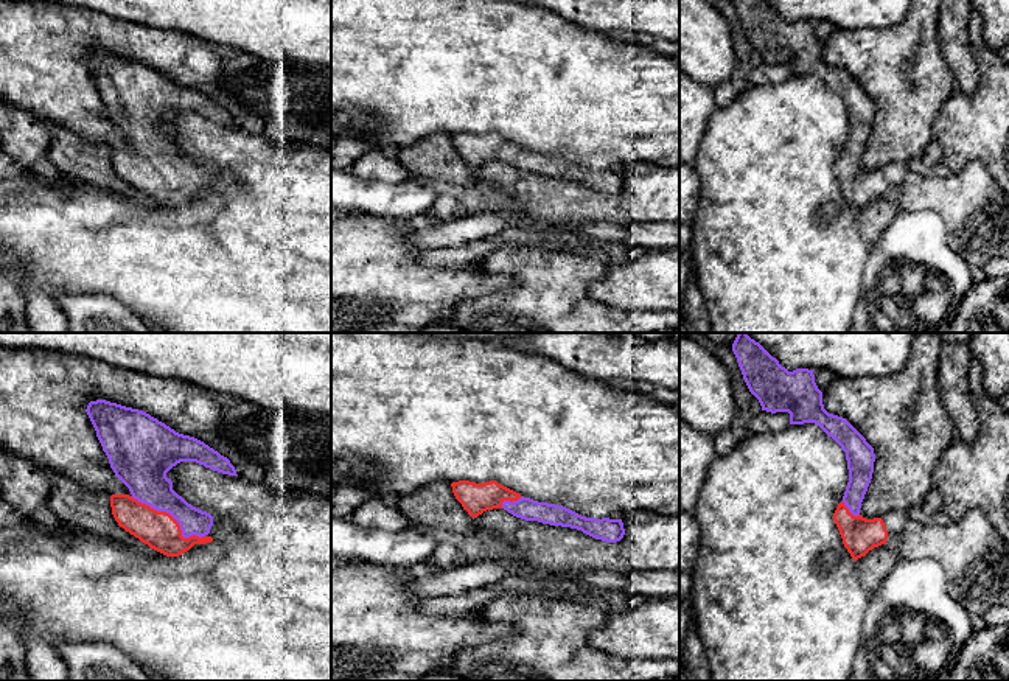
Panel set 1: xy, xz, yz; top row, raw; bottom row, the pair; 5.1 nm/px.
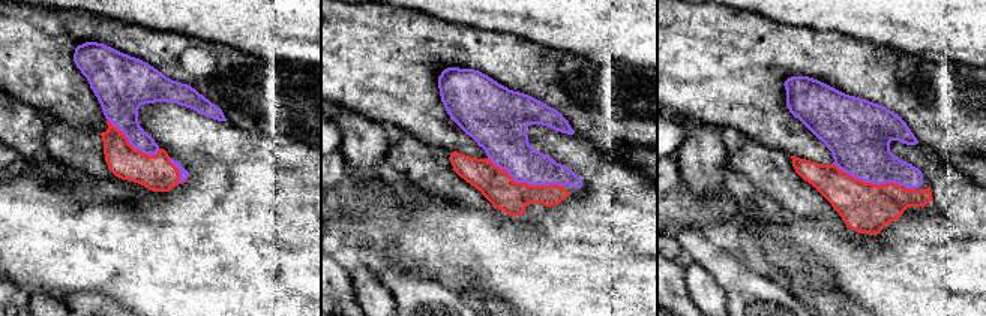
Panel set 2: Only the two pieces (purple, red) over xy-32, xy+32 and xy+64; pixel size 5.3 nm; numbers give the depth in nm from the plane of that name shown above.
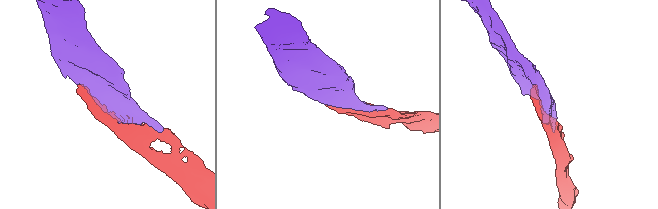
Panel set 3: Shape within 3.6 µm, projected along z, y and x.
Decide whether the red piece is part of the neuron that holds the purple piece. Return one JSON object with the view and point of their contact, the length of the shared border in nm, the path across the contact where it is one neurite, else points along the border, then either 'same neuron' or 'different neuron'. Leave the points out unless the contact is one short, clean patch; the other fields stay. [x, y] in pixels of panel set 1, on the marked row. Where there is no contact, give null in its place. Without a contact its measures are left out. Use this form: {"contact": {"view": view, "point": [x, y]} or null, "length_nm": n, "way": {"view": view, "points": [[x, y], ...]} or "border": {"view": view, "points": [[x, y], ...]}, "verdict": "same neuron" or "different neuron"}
{"contact": {"view": "xy", "point": [171, 515]}, "length_nm": 440, "verdict": "same neuron"}

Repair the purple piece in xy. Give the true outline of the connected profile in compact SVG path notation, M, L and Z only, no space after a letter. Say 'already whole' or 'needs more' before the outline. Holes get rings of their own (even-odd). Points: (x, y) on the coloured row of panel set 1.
needs more; M96 400L86 412L110 468L131 491L110 496L118 526L166 557L211 543L213 516L179 496L166 473L180 462L196 462L238 476L230 460L143 410Z

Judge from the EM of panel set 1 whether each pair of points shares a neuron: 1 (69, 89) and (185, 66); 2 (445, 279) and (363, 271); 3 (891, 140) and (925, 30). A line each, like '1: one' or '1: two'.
1: one
2: one
3: one

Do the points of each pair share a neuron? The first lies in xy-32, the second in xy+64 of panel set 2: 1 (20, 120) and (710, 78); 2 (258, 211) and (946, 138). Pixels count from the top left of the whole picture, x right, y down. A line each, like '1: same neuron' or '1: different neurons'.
1: different neurons
2: different neurons

